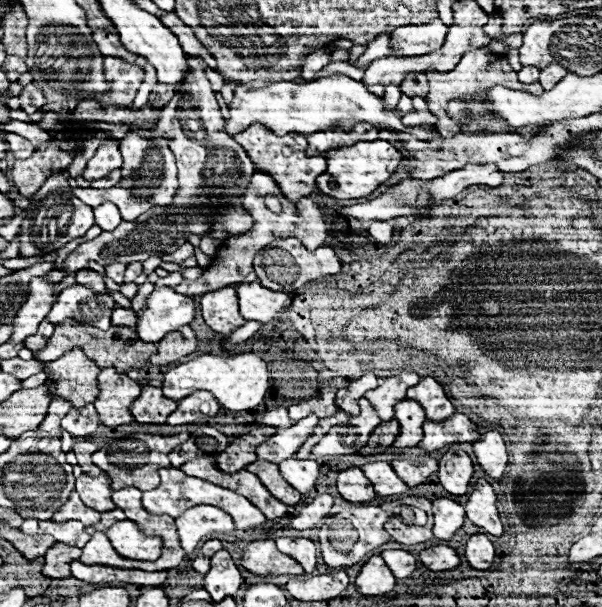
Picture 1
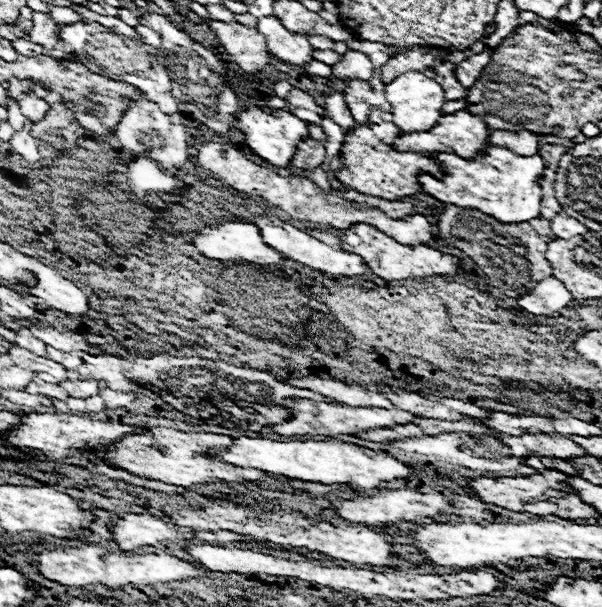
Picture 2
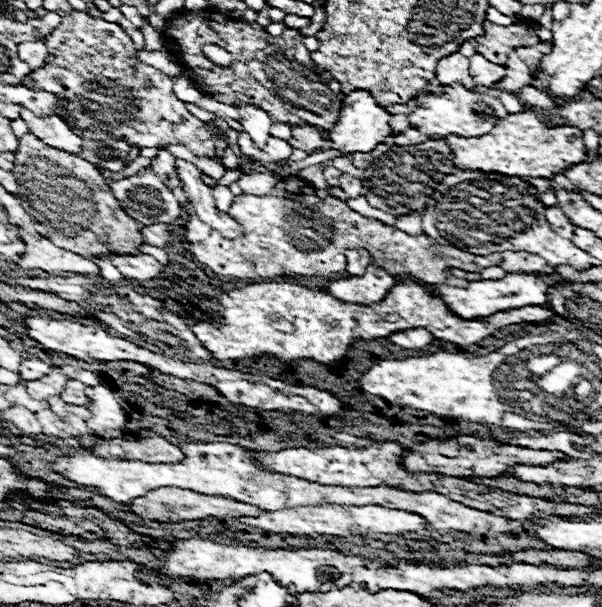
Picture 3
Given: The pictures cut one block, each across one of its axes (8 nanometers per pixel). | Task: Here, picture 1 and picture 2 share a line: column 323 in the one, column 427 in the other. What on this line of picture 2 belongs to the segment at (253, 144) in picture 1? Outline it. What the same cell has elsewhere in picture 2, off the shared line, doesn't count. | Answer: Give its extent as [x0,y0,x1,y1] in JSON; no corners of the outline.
[336,110,444,200]

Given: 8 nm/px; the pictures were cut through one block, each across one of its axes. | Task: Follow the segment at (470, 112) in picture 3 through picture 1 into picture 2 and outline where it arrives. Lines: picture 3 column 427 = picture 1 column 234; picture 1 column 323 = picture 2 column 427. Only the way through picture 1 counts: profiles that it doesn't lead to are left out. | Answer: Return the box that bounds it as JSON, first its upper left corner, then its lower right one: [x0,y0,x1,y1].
[386,72,444,132]

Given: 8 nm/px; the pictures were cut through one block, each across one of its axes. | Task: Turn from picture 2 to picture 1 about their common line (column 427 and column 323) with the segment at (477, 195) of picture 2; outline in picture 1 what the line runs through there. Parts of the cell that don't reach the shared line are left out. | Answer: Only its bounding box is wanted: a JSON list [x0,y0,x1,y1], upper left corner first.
[318,140,402,200]

